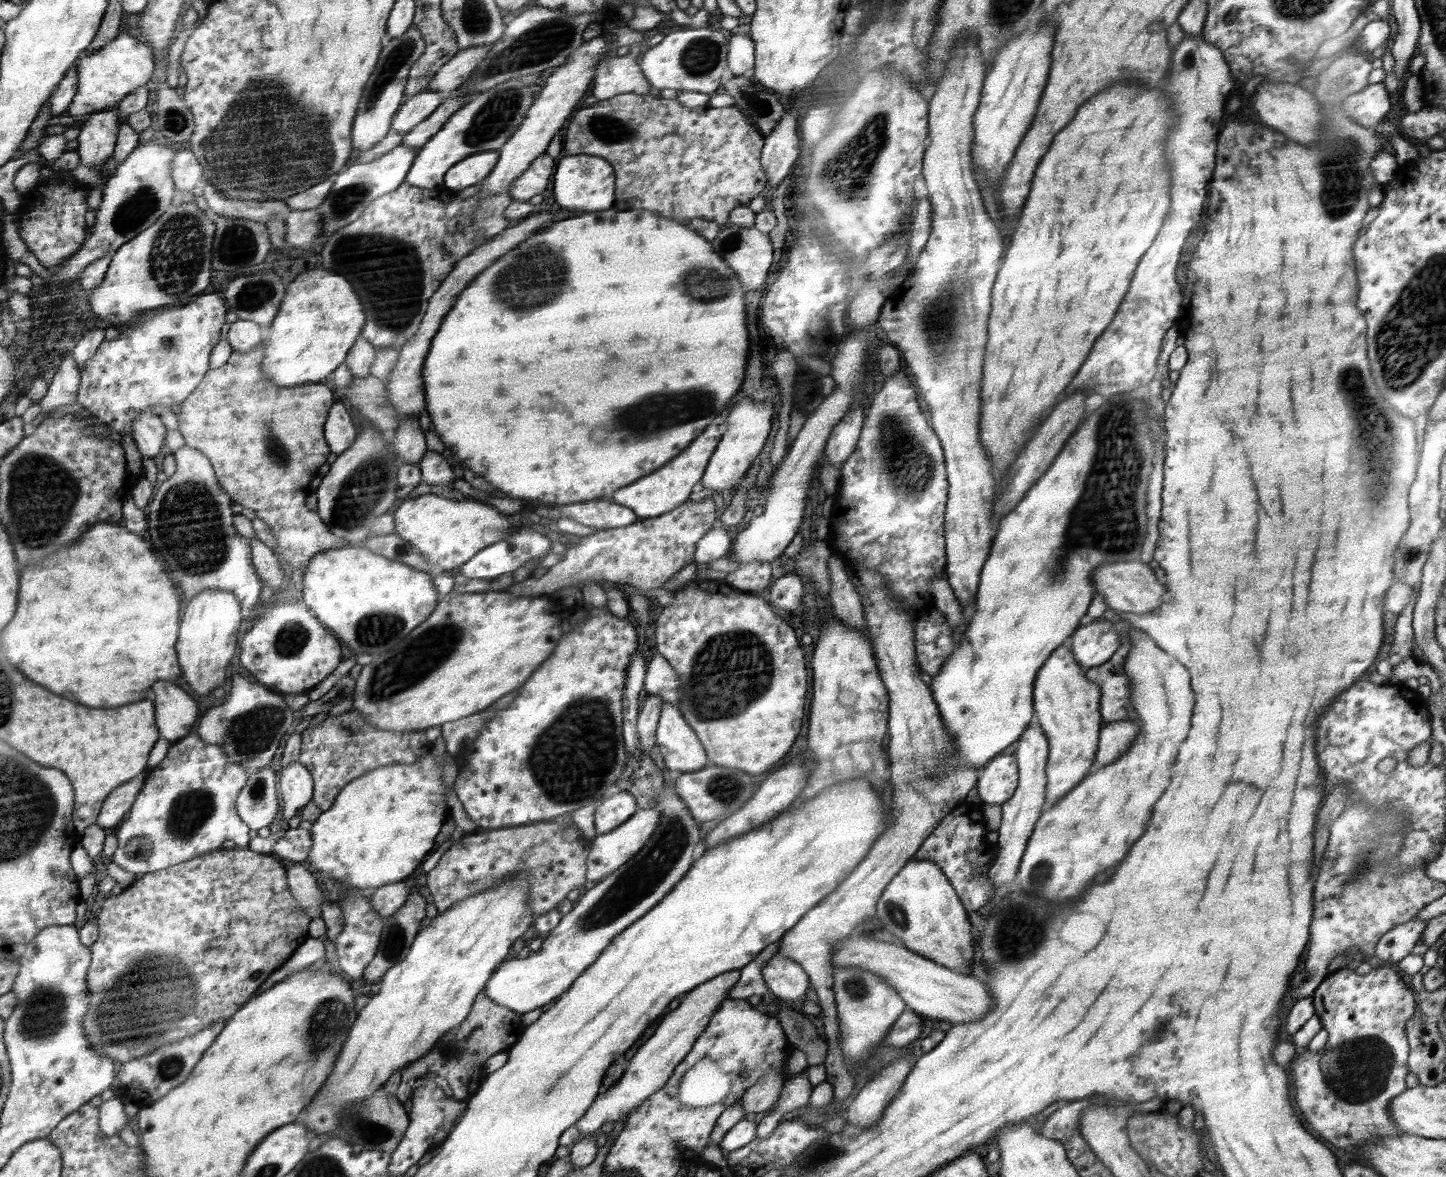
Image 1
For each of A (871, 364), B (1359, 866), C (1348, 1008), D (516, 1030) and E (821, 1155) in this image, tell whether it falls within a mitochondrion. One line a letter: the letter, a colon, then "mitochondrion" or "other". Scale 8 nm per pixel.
A: other
B: mitochondrion
C: other
D: other
E: mitochondrion

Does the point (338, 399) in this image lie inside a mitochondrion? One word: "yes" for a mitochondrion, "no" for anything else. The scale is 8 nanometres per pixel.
no

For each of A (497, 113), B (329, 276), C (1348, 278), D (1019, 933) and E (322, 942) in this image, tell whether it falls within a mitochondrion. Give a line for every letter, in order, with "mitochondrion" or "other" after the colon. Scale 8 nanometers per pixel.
A: mitochondrion
B: other
C: other
D: mitochondrion
E: other

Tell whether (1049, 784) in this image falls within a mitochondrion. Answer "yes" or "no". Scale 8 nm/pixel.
no

